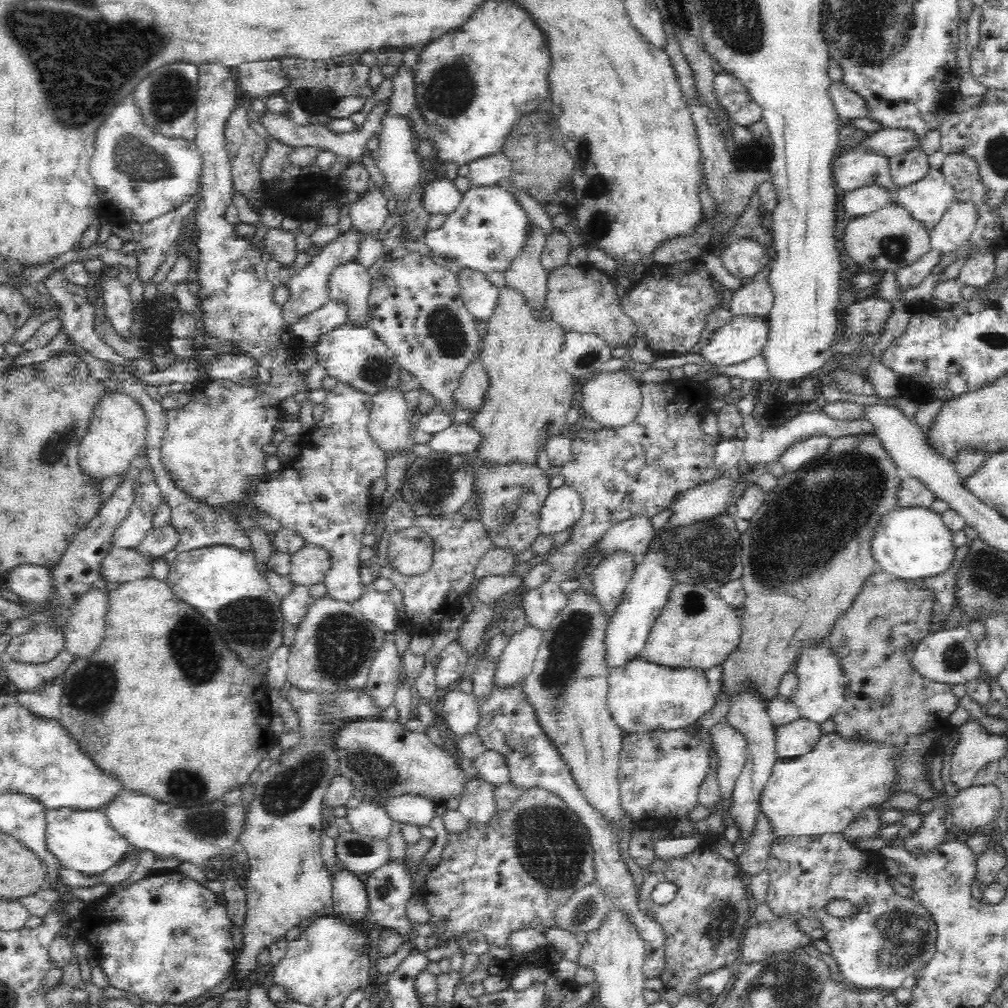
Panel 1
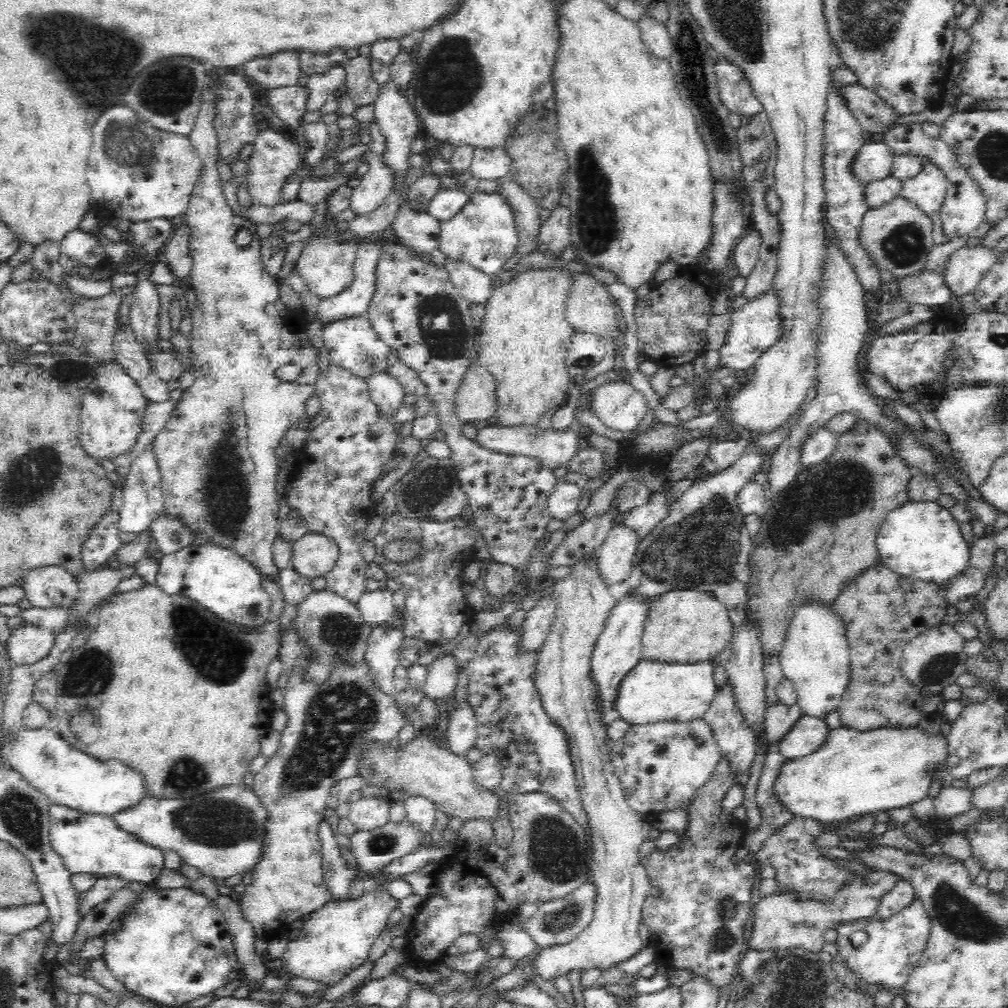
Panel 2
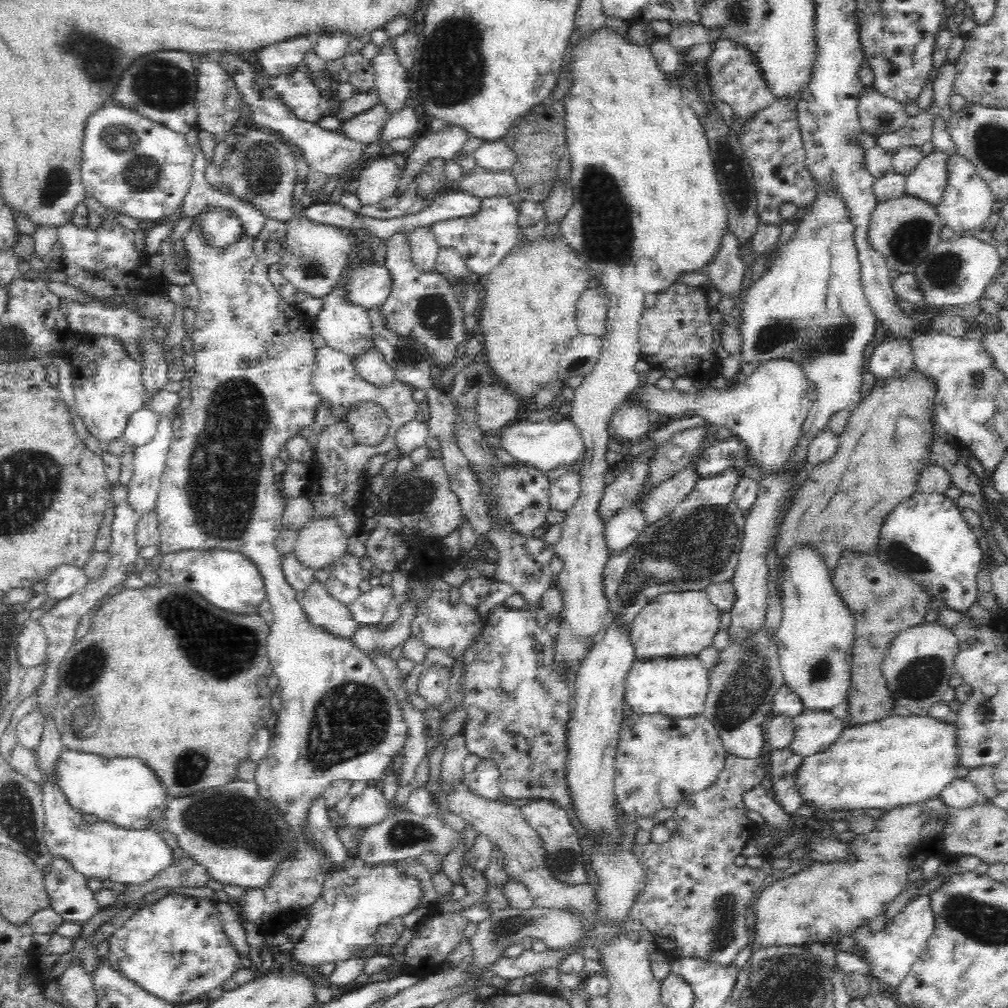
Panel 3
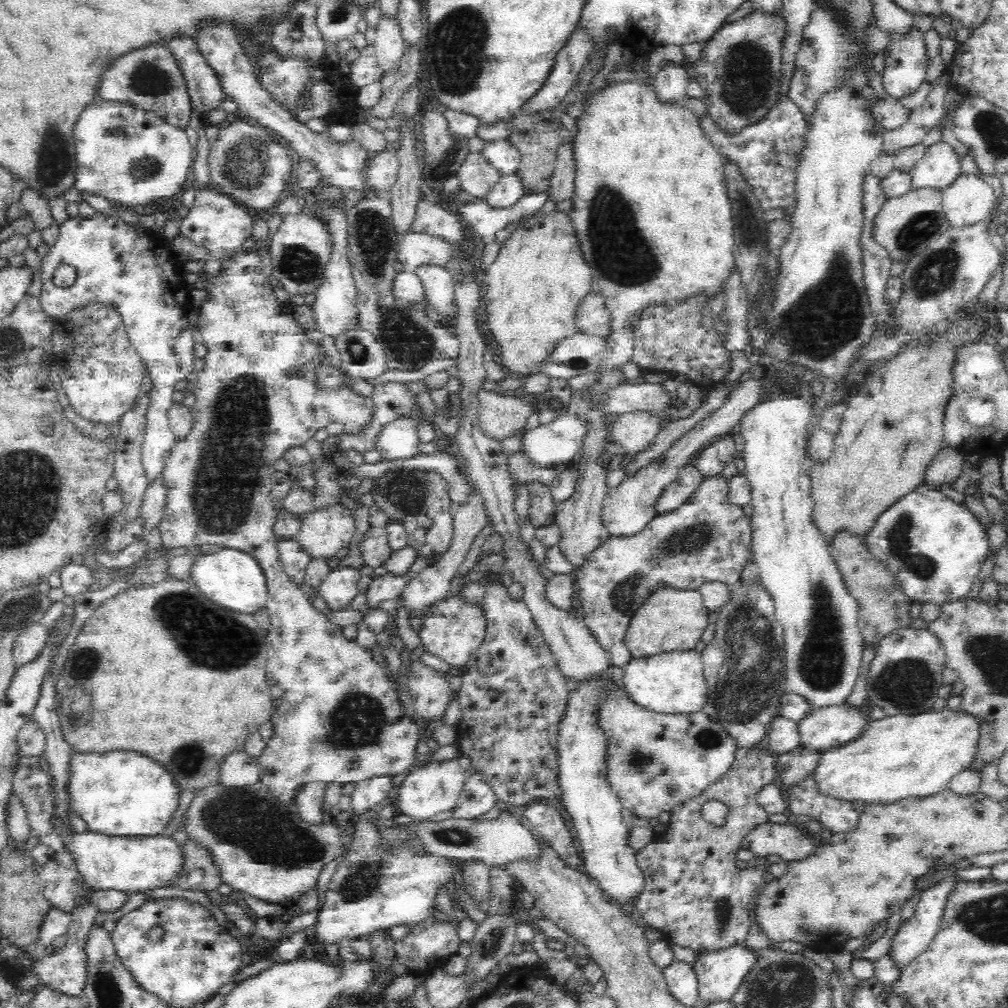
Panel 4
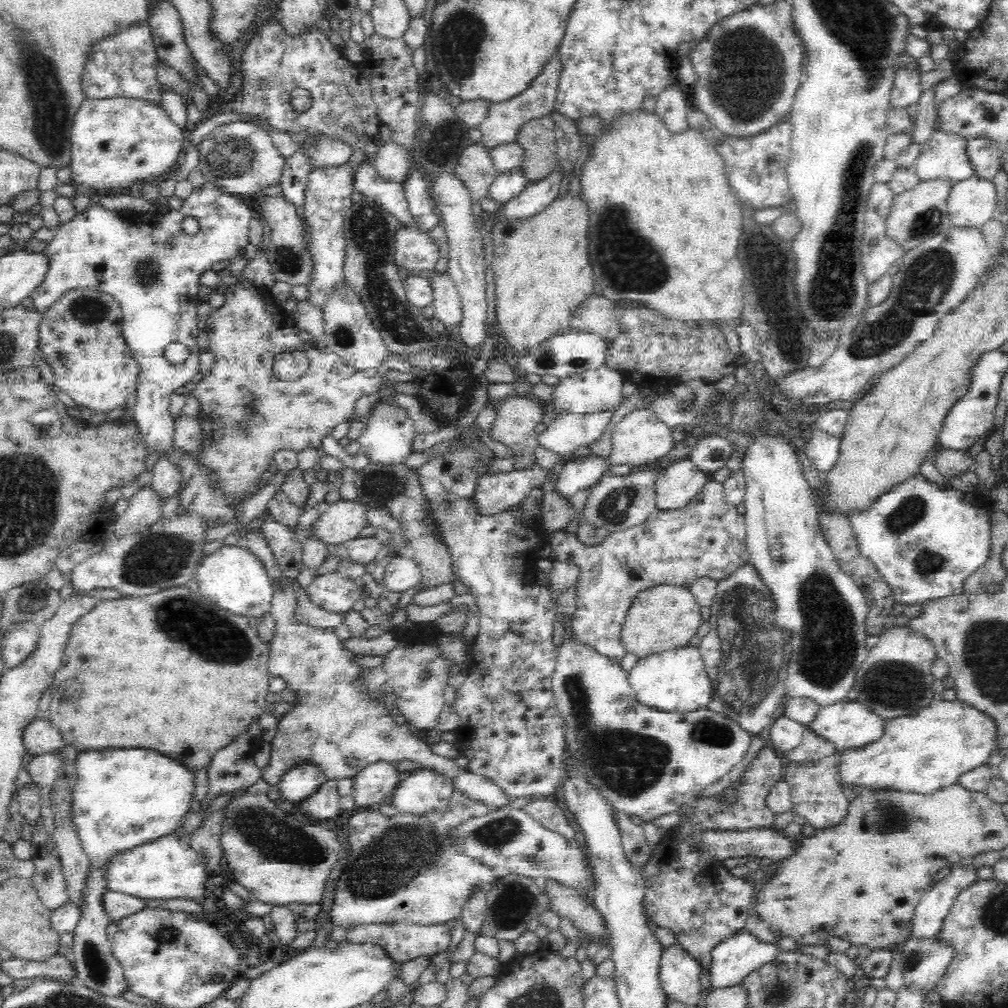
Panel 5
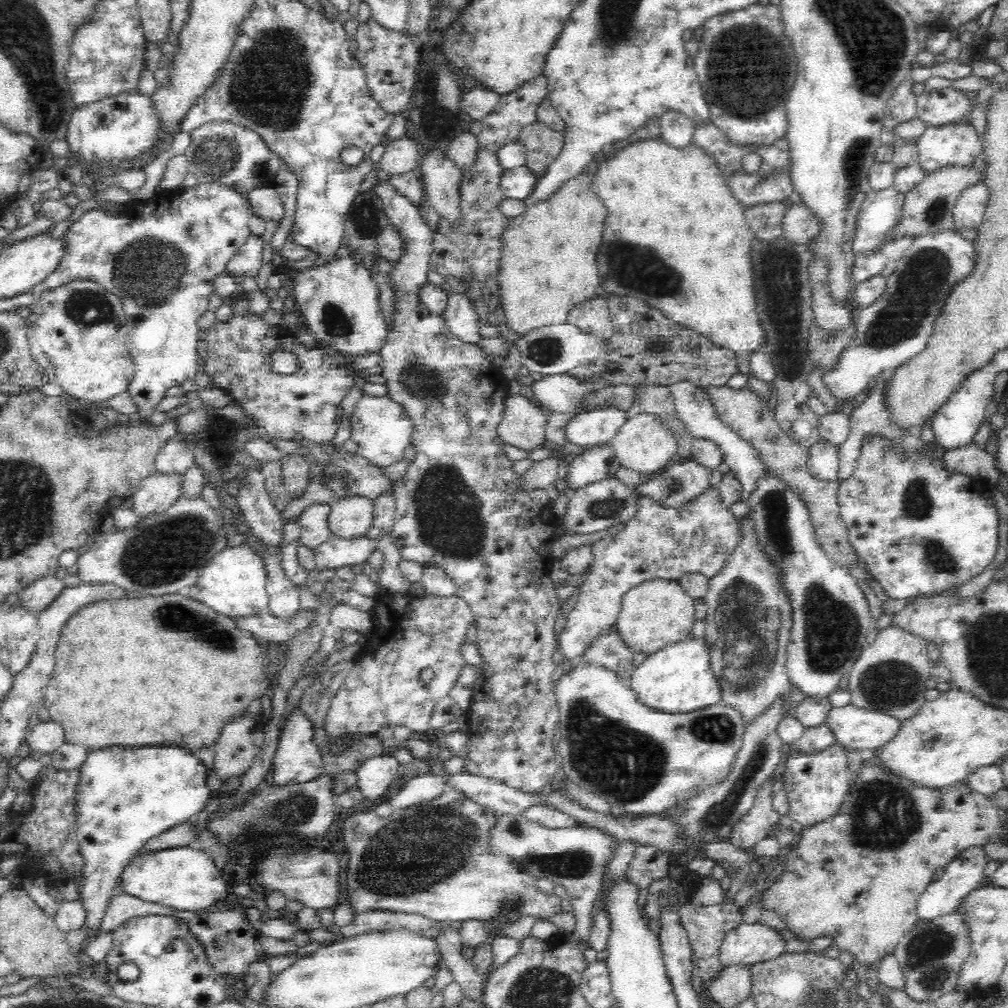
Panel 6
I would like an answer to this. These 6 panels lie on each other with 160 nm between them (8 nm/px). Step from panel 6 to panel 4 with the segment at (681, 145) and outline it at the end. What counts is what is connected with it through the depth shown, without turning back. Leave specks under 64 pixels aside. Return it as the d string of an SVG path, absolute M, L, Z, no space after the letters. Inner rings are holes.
M664 62L664 66L655 74L653 89L658 100L664 104L679 103L686 95L686 86L690 77L681 65Z

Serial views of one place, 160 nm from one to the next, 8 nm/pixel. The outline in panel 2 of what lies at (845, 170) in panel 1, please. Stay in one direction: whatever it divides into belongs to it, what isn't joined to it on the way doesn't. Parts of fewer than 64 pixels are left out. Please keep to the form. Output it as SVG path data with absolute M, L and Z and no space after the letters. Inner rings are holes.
M882 141L864 143L853 163L855 176L864 184L891 176L894 156L894 149Z

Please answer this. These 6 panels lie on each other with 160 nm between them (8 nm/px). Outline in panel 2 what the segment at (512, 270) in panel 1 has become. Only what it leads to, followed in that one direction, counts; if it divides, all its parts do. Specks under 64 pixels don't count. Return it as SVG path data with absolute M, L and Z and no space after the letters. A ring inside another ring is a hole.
M510 176L496 180L496 193L508 202L514 215L515 226L520 243L517 249L519 257L539 250L540 220L539 208L534 200Z

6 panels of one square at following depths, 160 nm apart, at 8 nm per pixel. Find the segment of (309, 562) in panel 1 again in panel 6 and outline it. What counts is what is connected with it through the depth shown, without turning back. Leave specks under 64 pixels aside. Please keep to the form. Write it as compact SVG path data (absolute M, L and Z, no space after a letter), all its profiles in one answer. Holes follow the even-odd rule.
M356 494L331 504L328 526L332 535L344 538L359 537L372 527L373 518L373 500Z

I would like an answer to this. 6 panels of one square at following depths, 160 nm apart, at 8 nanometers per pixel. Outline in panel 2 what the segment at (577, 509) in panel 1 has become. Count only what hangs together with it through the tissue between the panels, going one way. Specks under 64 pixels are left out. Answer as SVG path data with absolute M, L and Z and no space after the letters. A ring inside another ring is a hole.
M563 478L557 479L549 496L547 509L552 518L564 522L576 512L580 498L582 498L581 483L566 482Z

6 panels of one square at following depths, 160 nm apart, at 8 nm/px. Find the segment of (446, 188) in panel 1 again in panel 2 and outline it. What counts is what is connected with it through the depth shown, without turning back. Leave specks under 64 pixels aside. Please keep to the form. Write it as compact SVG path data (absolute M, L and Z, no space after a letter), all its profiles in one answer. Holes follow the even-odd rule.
M442 189L432 198L426 208L426 213L431 219L435 219L442 224L451 220L458 212L468 204L470 194L464 189Z

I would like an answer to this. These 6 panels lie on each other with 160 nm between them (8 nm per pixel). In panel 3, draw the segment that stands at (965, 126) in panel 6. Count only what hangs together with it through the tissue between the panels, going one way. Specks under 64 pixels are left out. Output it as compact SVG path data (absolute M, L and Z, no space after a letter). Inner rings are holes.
M937 149L923 160L906 177L905 193L926 200L930 205L940 204L947 188L949 156Z

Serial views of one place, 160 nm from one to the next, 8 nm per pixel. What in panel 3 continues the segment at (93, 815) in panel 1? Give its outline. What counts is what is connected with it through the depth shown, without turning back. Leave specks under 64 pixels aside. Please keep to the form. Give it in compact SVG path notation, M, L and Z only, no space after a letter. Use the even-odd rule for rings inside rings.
M46 721L40 744L35 750L37 767L43 775L42 804L44 807L44 834L47 849L52 855L64 857L87 880L116 882L116 884L142 884L152 880L160 871L172 864L172 848L162 836L150 829L126 830L107 822L88 823L66 800L59 786L56 762L63 751L64 743L57 729L58 721Z

